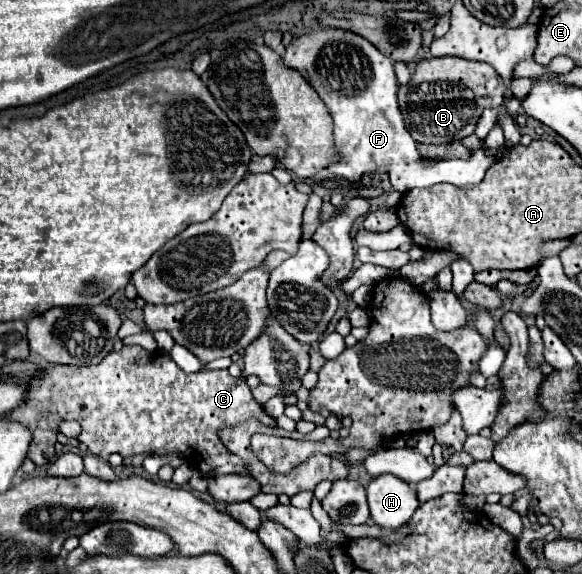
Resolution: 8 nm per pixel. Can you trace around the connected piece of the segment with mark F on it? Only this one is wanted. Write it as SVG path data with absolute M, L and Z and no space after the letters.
M320 28L298 36L286 46L284 64L298 70L308 80L332 114L334 146L338 156L336 162L326 166L326 172L334 178L356 182L364 172L386 168L392 186L402 194L410 188L426 188L438 182L448 182L464 190L478 186L484 180L490 162L500 156L500 150L476 150L470 160L442 160L440 164L426 164L402 120L396 96L398 82L394 60L386 58L378 48L374 48L374 44L354 32Z

